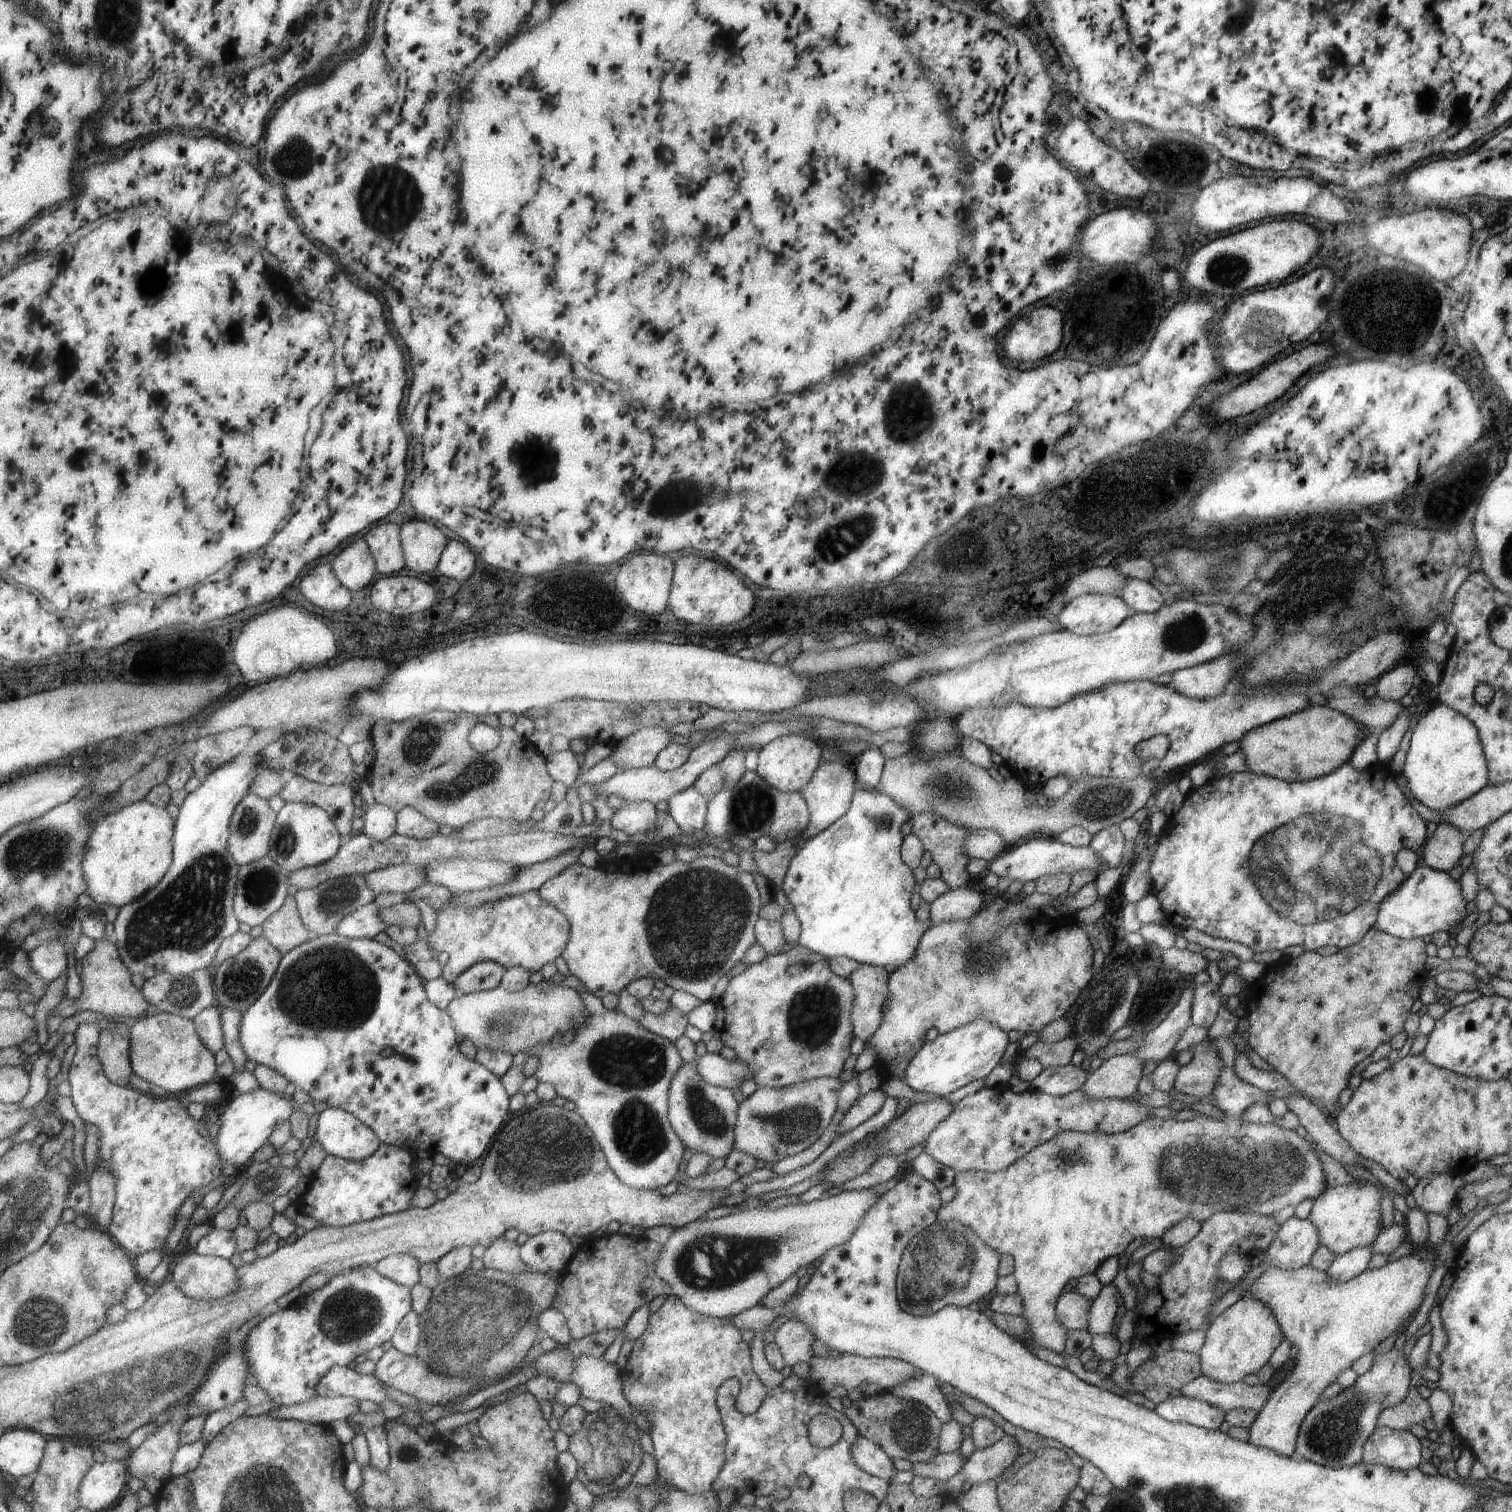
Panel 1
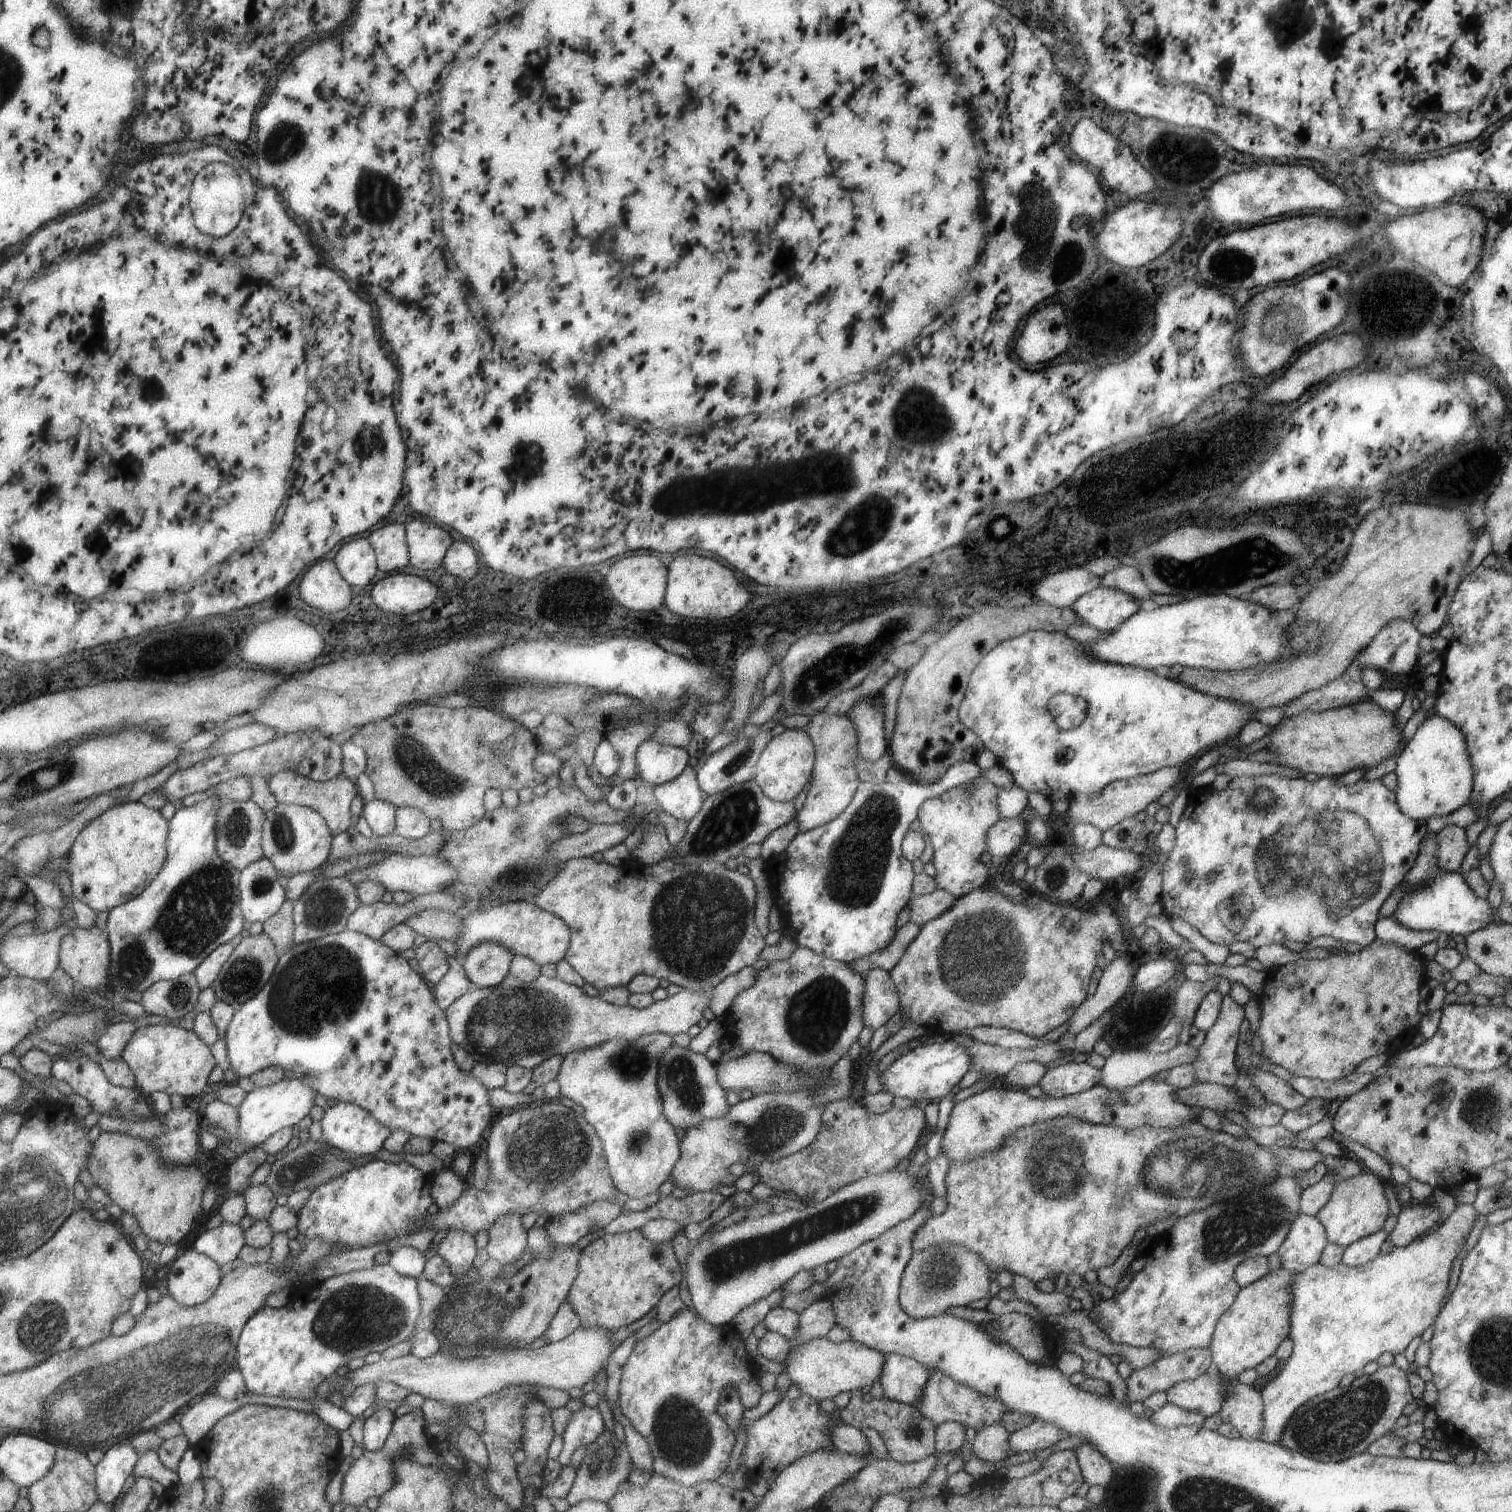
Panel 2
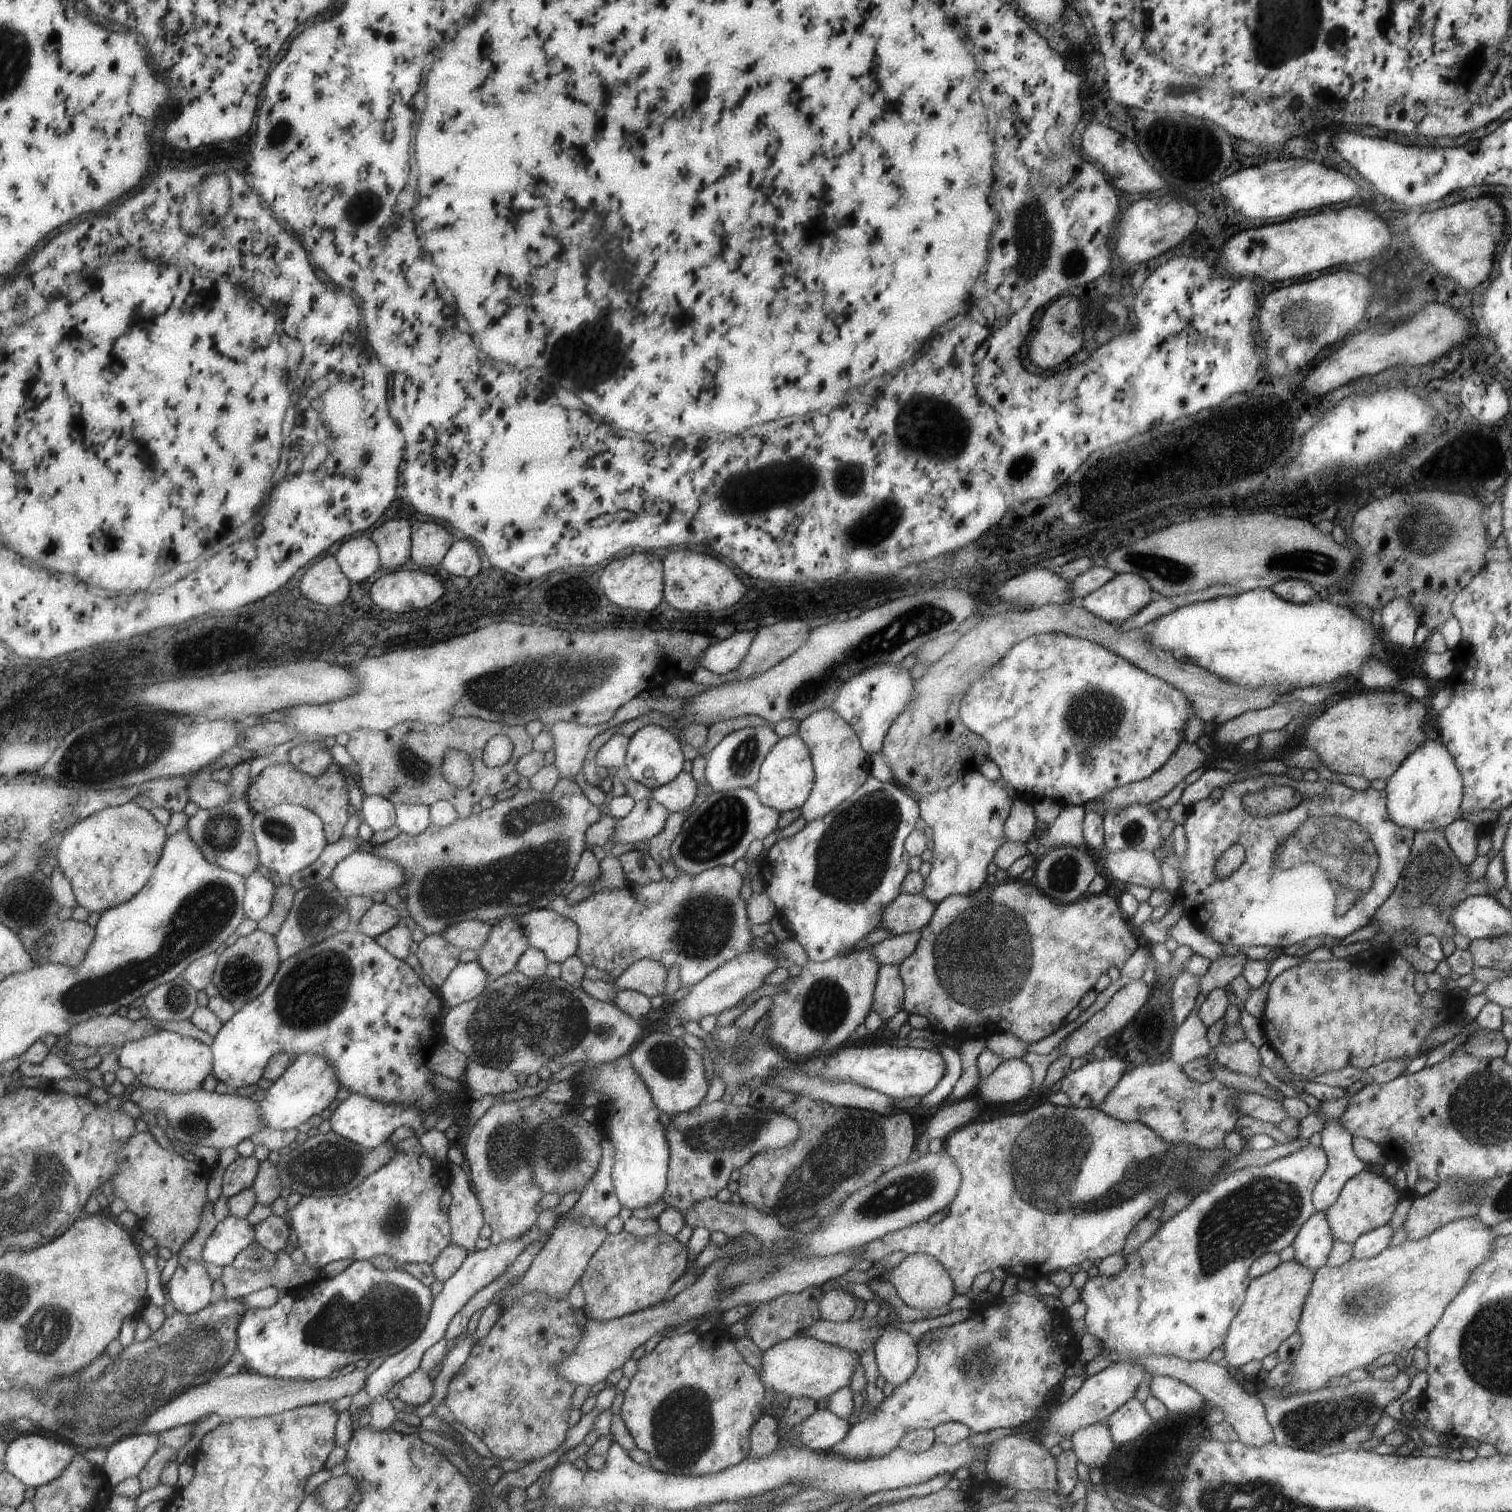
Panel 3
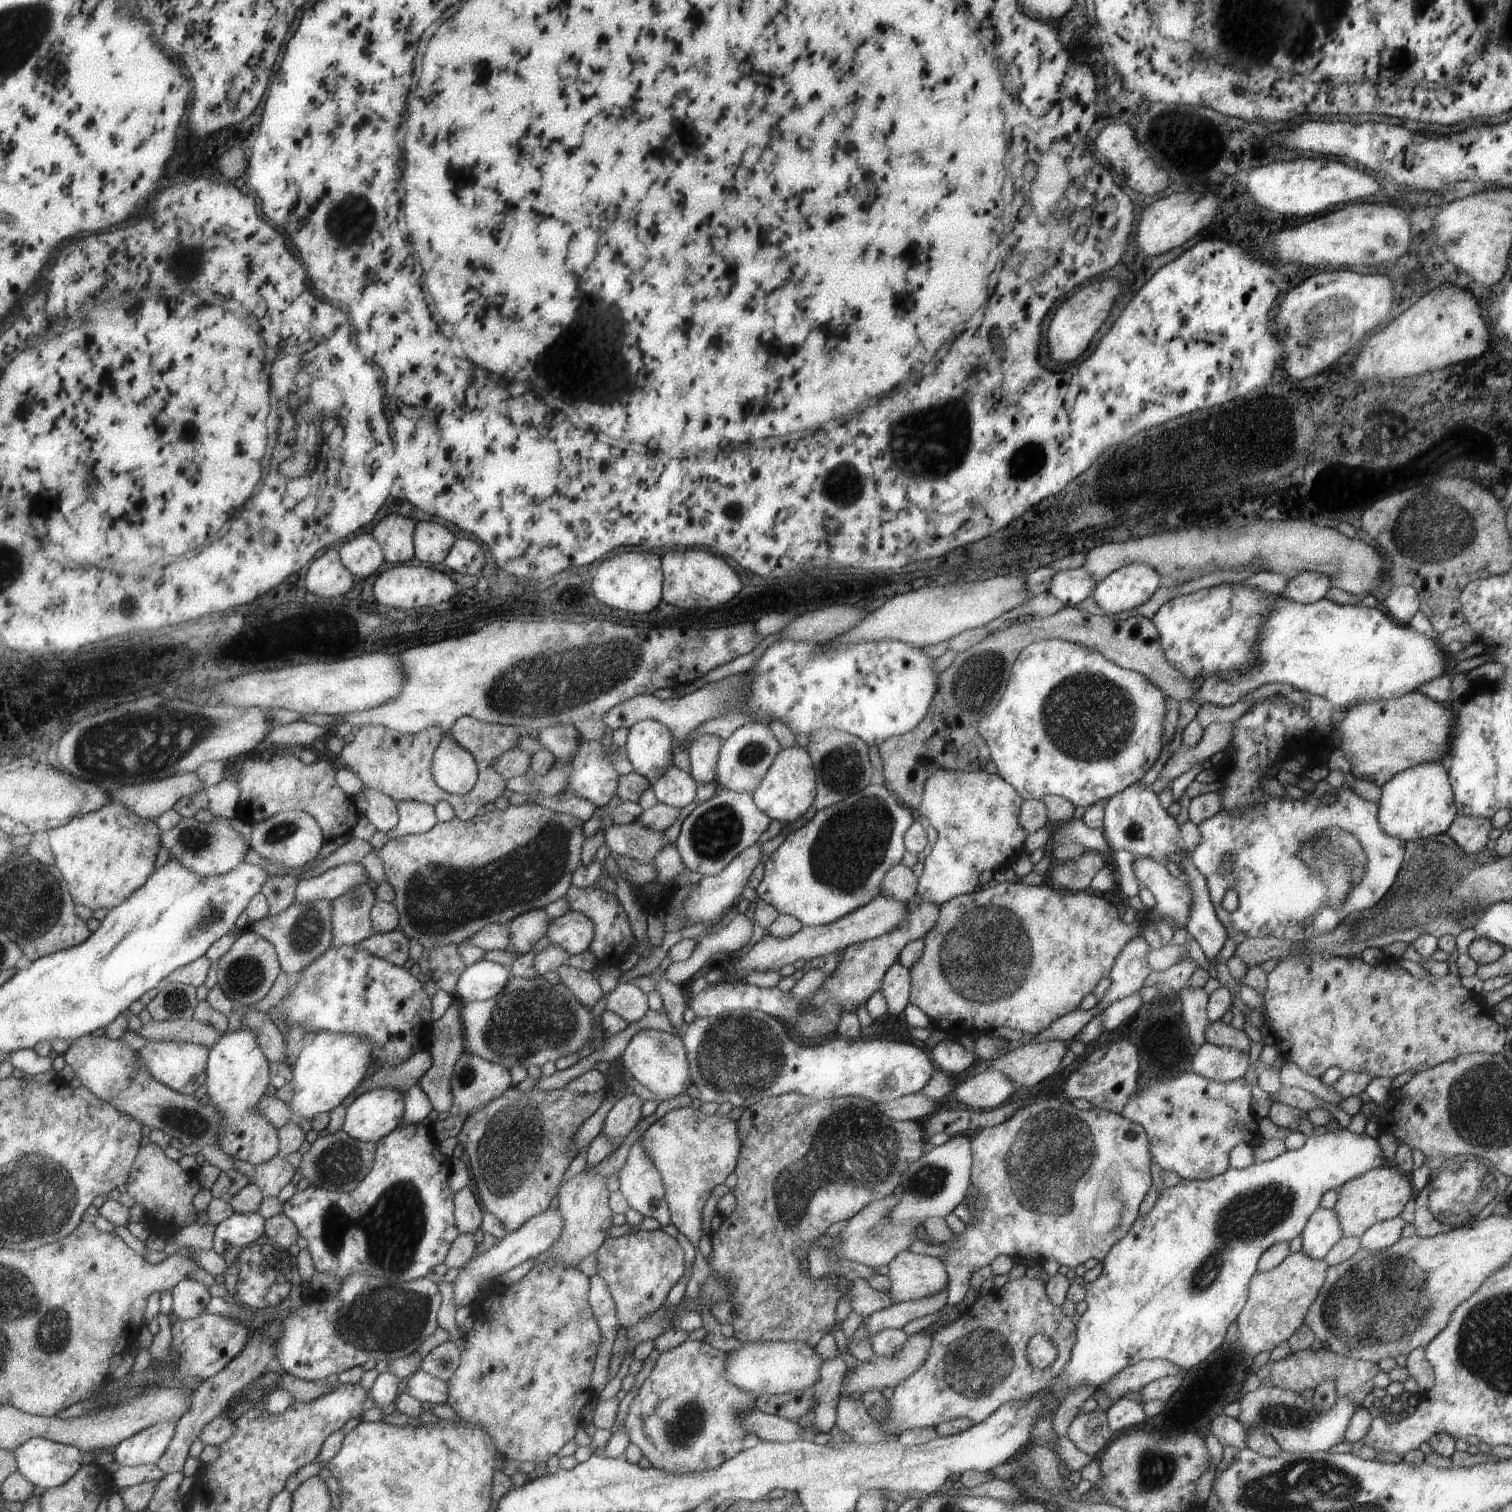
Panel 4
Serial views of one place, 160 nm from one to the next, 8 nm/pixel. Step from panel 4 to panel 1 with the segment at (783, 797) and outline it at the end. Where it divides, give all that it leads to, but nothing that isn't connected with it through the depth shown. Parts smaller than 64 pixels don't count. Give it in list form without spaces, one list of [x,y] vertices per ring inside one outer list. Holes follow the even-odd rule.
[[[785,734],[759,749],[757,768],[754,772],[765,784],[769,784],[779,792],[800,791],[819,767],[822,749],[823,746],[818,740],[811,740],[808,736],[801,736],[801,734]]]

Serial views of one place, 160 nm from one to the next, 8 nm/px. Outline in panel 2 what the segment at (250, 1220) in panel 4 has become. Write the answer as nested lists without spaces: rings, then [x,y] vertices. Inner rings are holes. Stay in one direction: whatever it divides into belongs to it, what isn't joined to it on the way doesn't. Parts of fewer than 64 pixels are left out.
[[[224,1222],[217,1228],[203,1231],[194,1241],[193,1249],[202,1255],[208,1256],[221,1266],[240,1258],[241,1251],[248,1244],[245,1229],[240,1224]]]

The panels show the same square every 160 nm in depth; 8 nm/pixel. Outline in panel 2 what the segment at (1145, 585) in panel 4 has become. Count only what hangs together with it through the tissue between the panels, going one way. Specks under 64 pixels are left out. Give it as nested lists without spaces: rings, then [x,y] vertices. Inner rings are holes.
[[[1097,587],[1091,592],[1079,596],[1069,606],[1076,618],[1098,631],[1108,632],[1118,628],[1119,624],[1138,612],[1137,598],[1131,598],[1125,592],[1106,587]]]

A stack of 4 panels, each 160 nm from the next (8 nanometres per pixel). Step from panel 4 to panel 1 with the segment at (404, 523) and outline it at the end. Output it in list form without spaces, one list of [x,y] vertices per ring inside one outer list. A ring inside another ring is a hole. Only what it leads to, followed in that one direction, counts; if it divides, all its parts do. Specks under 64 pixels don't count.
[[[379,524],[365,534],[373,558],[376,558],[377,573],[393,575],[404,566],[404,558],[400,543],[400,526],[395,524]]]

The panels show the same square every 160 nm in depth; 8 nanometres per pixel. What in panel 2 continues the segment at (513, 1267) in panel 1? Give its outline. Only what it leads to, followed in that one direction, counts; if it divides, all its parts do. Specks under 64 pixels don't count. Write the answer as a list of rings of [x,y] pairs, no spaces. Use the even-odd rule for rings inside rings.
[[[503,1213],[488,1228],[486,1253],[501,1265],[518,1259],[526,1249],[526,1230],[521,1225],[521,1214]]]

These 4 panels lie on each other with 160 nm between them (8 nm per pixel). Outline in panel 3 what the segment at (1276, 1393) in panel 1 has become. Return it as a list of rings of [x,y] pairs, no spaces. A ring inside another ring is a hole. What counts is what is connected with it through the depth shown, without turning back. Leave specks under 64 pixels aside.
[[[1467,1217],[1448,1222],[1419,1240],[1406,1239],[1399,1245],[1387,1246],[1371,1258],[1351,1258],[1338,1267],[1320,1266],[1314,1272],[1297,1323],[1296,1331],[1302,1343],[1291,1362],[1291,1375],[1284,1387],[1270,1389],[1285,1394],[1321,1389],[1329,1380],[1333,1382],[1353,1368],[1365,1367],[1381,1354],[1391,1352],[1397,1356],[1401,1350],[1414,1348],[1421,1338],[1433,1330],[1445,1307],[1468,1281],[1472,1270],[1492,1253],[1496,1236],[1476,1217]]]

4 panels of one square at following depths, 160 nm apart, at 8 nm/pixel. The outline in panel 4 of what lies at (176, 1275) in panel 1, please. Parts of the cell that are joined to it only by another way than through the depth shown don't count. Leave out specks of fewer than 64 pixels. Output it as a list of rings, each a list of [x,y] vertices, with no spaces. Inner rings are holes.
[[[184,1279],[172,1293],[173,1295],[173,1318],[183,1321],[195,1319],[208,1312],[212,1297],[209,1288],[200,1281]]]

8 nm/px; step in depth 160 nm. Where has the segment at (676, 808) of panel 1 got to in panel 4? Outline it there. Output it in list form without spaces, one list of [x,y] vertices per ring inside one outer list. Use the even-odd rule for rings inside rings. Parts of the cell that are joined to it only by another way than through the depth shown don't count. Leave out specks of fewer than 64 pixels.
[[[672,764],[650,783],[659,803],[678,809],[693,801],[696,785],[689,773]]]

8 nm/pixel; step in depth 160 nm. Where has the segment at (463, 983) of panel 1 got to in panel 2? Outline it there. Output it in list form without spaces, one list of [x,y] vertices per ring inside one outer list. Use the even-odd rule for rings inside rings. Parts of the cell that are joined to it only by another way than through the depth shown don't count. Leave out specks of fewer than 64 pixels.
[[[481,941],[461,958],[466,977],[481,987],[492,987],[508,975],[514,954],[506,946],[493,941]]]

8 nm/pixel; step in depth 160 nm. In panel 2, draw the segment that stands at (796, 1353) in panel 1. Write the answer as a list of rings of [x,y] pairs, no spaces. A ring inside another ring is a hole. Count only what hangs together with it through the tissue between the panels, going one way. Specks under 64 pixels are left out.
[[[819,1297],[798,1314],[796,1337],[789,1340],[791,1350],[795,1345],[808,1342],[809,1339],[825,1337],[825,1333],[835,1324],[831,1301]]]

